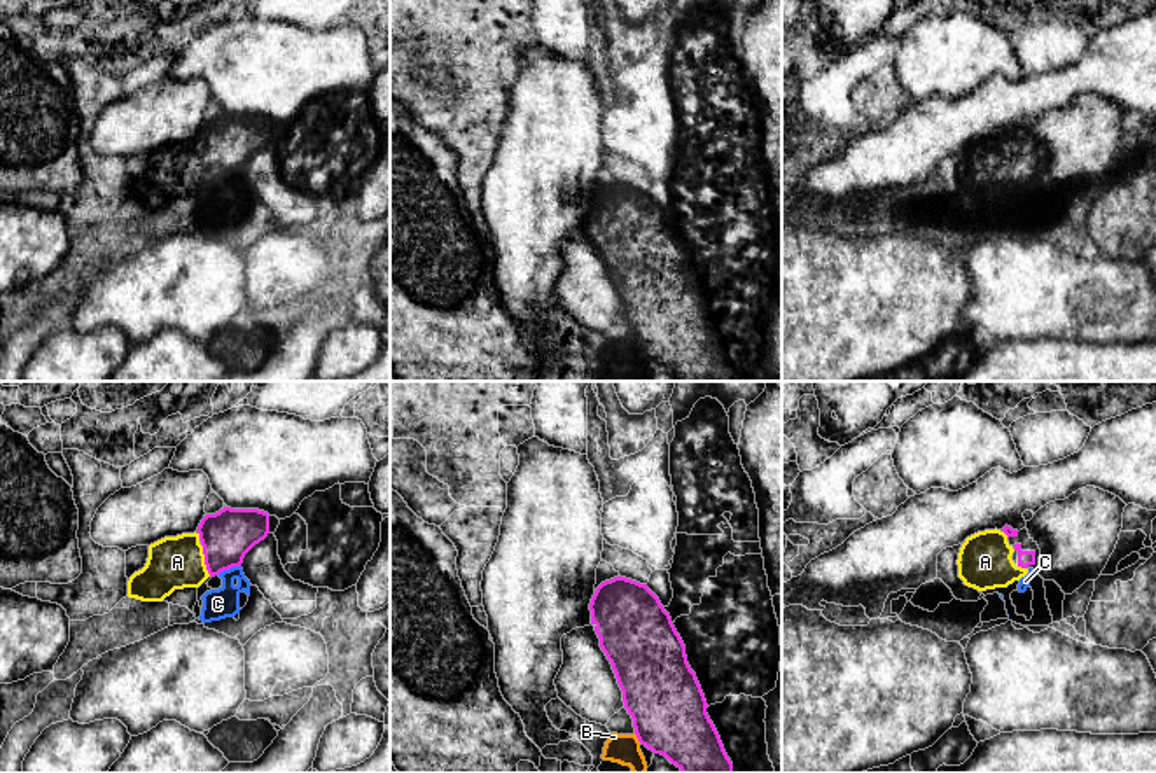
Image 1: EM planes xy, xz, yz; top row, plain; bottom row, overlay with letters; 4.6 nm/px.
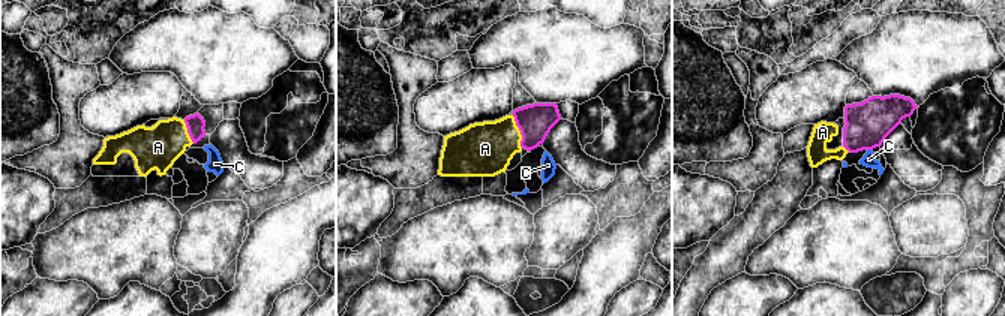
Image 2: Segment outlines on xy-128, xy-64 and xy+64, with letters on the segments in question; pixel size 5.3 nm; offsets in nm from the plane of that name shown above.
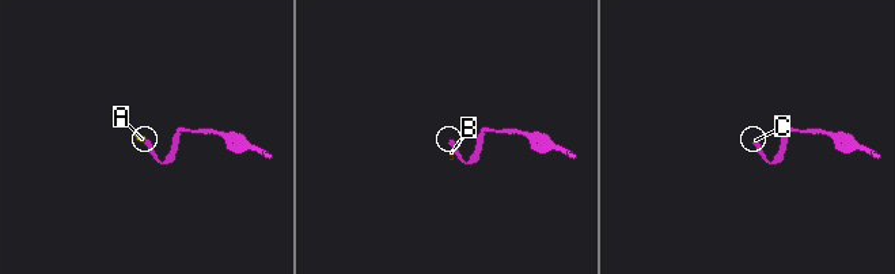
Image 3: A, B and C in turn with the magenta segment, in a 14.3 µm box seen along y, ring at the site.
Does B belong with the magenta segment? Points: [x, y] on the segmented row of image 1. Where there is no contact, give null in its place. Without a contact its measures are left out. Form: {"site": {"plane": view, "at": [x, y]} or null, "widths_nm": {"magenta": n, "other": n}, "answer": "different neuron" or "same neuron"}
{"site": {"plane": "xz", "at": [637, 737]}, "widths_nm": {"magenta": 360, "other": 140}, "answer": "different neuron"}

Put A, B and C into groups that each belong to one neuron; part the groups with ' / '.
A / B C

